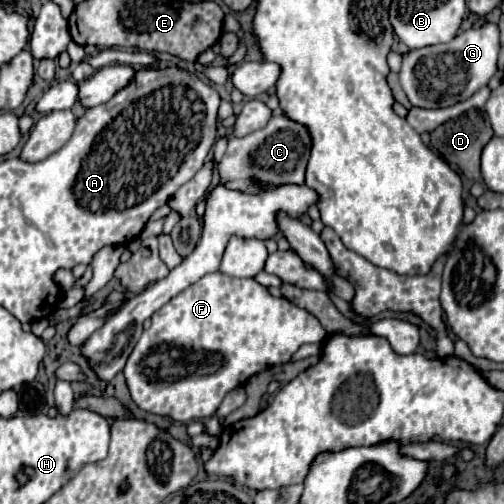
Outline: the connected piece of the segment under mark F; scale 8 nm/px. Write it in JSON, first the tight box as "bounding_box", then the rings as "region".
{"bounding_box":[124,271,326,421],"region":[[[220,271],[172,297],[160,307],[150,327],[130,353],[124,375],[134,403],[174,421],[212,417],[222,399],[252,375],[288,363],[304,343],[320,343],[326,329],[308,311],[268,293],[256,279],[238,279]]]}

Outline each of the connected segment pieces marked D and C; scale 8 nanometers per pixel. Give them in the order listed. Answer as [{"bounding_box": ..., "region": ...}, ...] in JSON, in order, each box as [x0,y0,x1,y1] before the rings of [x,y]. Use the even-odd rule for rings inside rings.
[{"bounding_box":[432,109,494,181],"region":[[[470,109],[470,111],[462,113],[458,119],[446,121],[444,125],[436,127],[436,131],[432,131],[432,147],[438,149],[440,155],[448,163],[458,165],[460,171],[464,173],[464,177],[468,177],[472,181],[480,181],[480,153],[492,137],[494,137],[494,133],[492,133],[486,113],[482,109]]]},{"bounding_box":[216,115,312,193],"region":[[[280,115],[272,117],[268,125],[260,131],[252,131],[246,137],[230,137],[228,149],[222,161],[216,165],[216,169],[224,185],[244,193],[256,193],[260,189],[260,183],[302,185],[310,149],[312,137],[308,135],[308,129],[302,123],[296,123],[286,115]]]}]

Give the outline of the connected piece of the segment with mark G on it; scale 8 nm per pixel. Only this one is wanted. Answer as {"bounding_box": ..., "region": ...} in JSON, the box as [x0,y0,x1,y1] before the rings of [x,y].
{"bounding_box":[400,23,500,109],"region":[[[486,23],[482,27],[472,27],[456,35],[450,43],[410,51],[402,59],[400,85],[414,107],[438,109],[456,105],[472,97],[480,87],[488,85],[490,77],[496,73],[498,51],[500,51],[498,25]]]}

